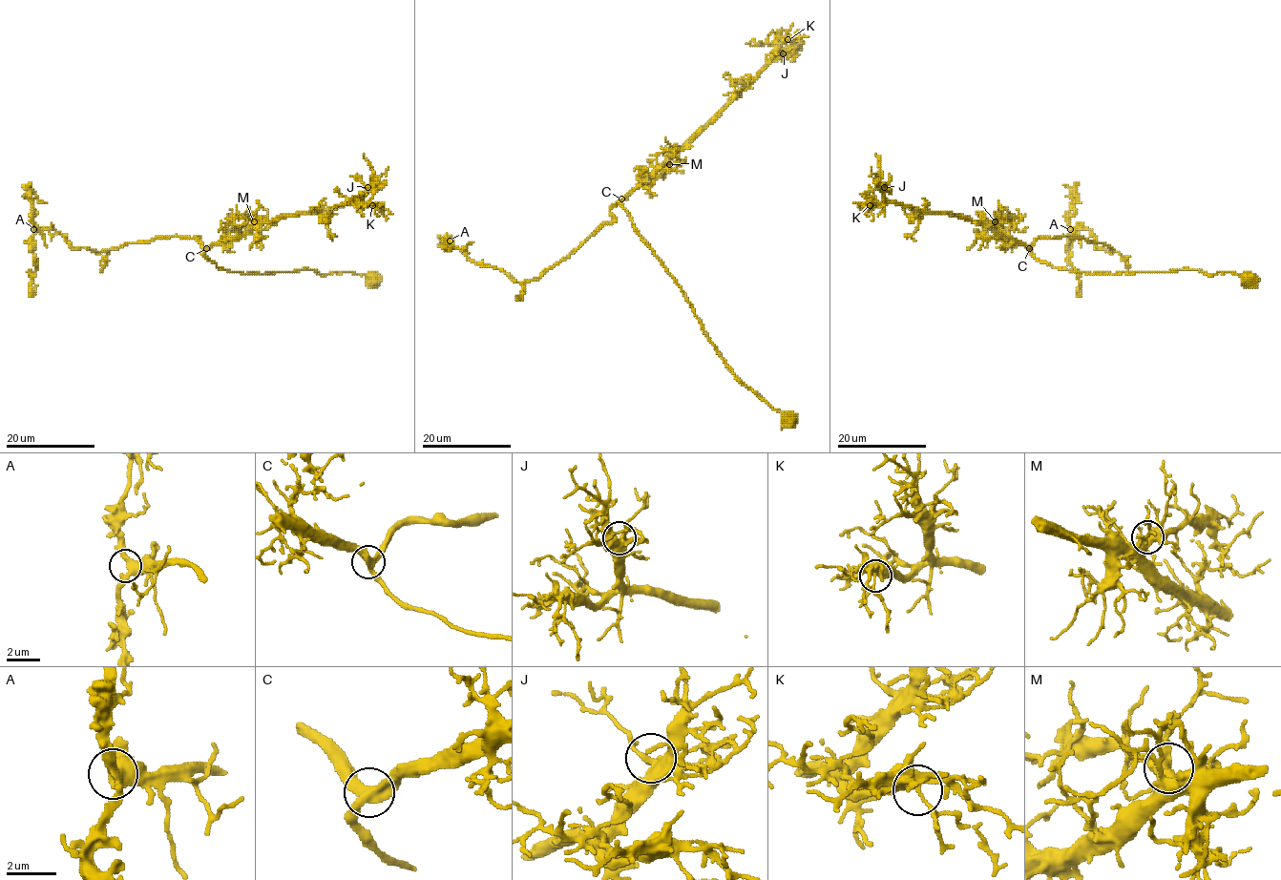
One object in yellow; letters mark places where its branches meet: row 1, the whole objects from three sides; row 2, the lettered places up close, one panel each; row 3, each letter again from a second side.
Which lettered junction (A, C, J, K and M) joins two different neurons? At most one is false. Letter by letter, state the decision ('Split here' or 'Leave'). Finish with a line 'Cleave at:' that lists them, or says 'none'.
A: Leave
C: Leave
J: Leave
K: Leave
M: Leave
Cleave at: none

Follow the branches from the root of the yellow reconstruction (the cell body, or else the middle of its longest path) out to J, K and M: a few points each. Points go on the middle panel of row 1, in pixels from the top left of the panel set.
J: (789, 420), (735, 375), (703, 330), (681, 286), (619, 202), (671, 160), (775, 55), (783, 53)
K: (789, 420), (735, 375), (703, 330), (681, 286), (619, 202), (671, 160), (787, 39)
M: (789, 420), (735, 375), (703, 330), (681, 286), (619, 202), (662, 165), (669, 164)

